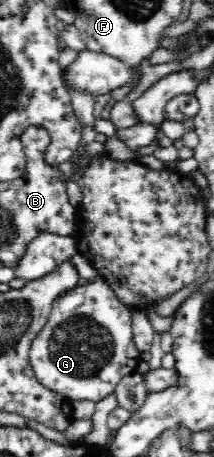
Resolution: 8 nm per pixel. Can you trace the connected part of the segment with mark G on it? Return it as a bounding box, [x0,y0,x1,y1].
[28,277,141,402]

